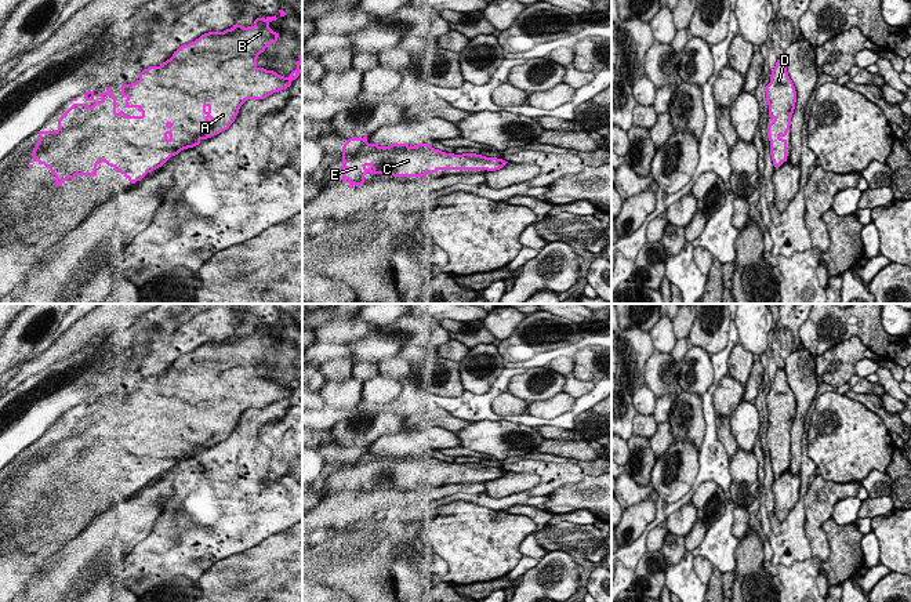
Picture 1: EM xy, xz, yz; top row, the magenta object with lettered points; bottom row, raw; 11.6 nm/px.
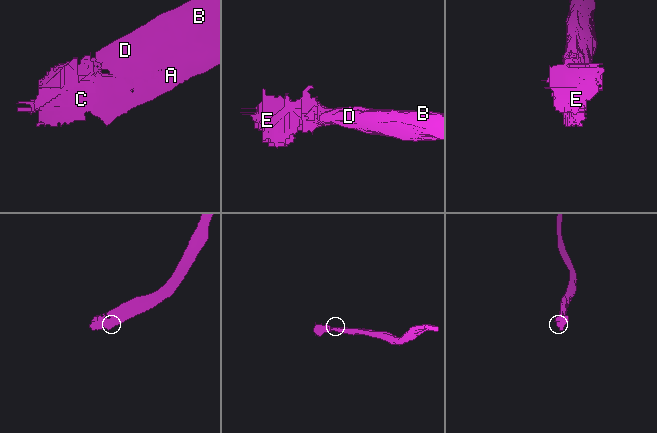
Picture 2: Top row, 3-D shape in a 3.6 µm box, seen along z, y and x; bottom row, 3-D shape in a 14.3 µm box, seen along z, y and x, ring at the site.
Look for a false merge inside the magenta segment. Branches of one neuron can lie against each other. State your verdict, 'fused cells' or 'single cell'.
single cell

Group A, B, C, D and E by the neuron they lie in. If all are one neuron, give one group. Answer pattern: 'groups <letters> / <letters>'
groups A B C D E

